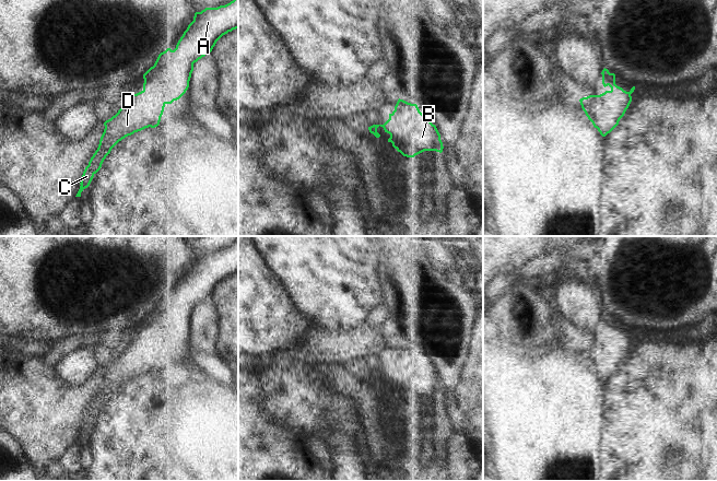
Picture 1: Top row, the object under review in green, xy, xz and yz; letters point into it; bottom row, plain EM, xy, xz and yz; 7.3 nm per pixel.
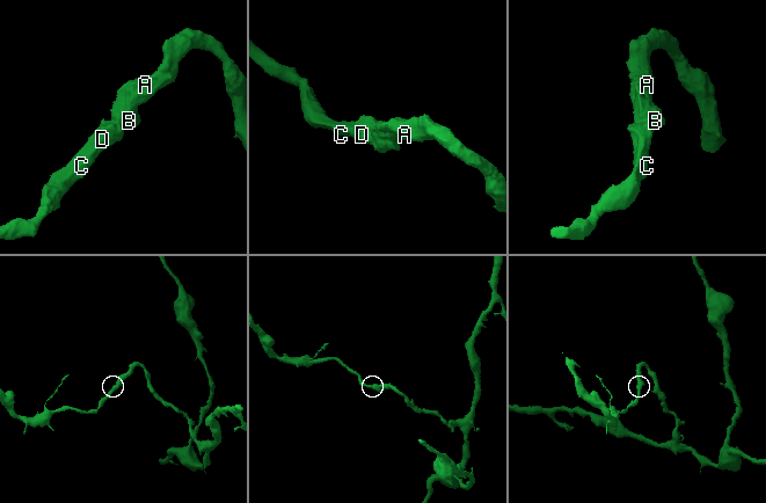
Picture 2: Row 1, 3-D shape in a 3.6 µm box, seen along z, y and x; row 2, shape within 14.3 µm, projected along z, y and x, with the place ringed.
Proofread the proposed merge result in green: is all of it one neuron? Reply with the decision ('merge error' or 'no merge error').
no merge error

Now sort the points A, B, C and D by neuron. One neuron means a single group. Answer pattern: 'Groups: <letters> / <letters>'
Groups: A B C D.

